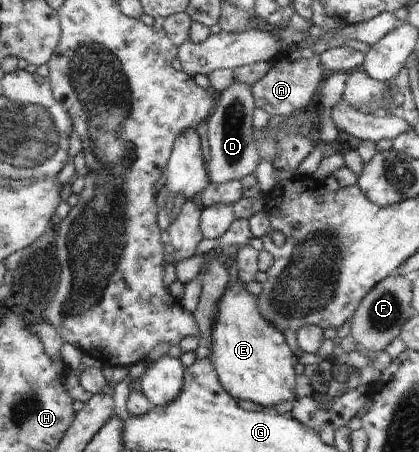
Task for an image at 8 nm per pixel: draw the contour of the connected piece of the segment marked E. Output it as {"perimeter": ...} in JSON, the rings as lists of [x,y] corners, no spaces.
{"perimeter":[[[239,280],[235,283],[226,281],[210,327],[208,359],[218,374],[220,385],[233,398],[252,401],[264,407],[264,411],[270,411],[282,401],[295,399],[294,365],[297,359],[282,333],[260,317],[255,297],[242,288],[243,284]]]}

